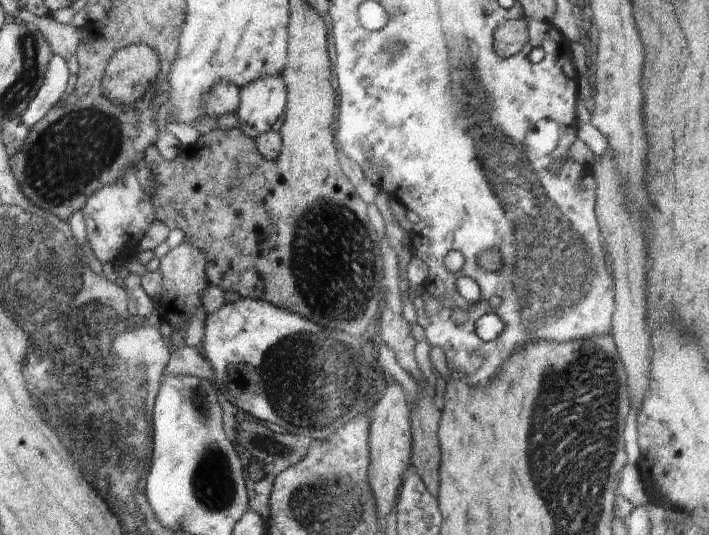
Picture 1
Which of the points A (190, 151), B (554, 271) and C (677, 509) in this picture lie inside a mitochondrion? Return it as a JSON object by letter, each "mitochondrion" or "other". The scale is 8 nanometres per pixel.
{"A":"other","B":"mitochondrion","C":"other"}

